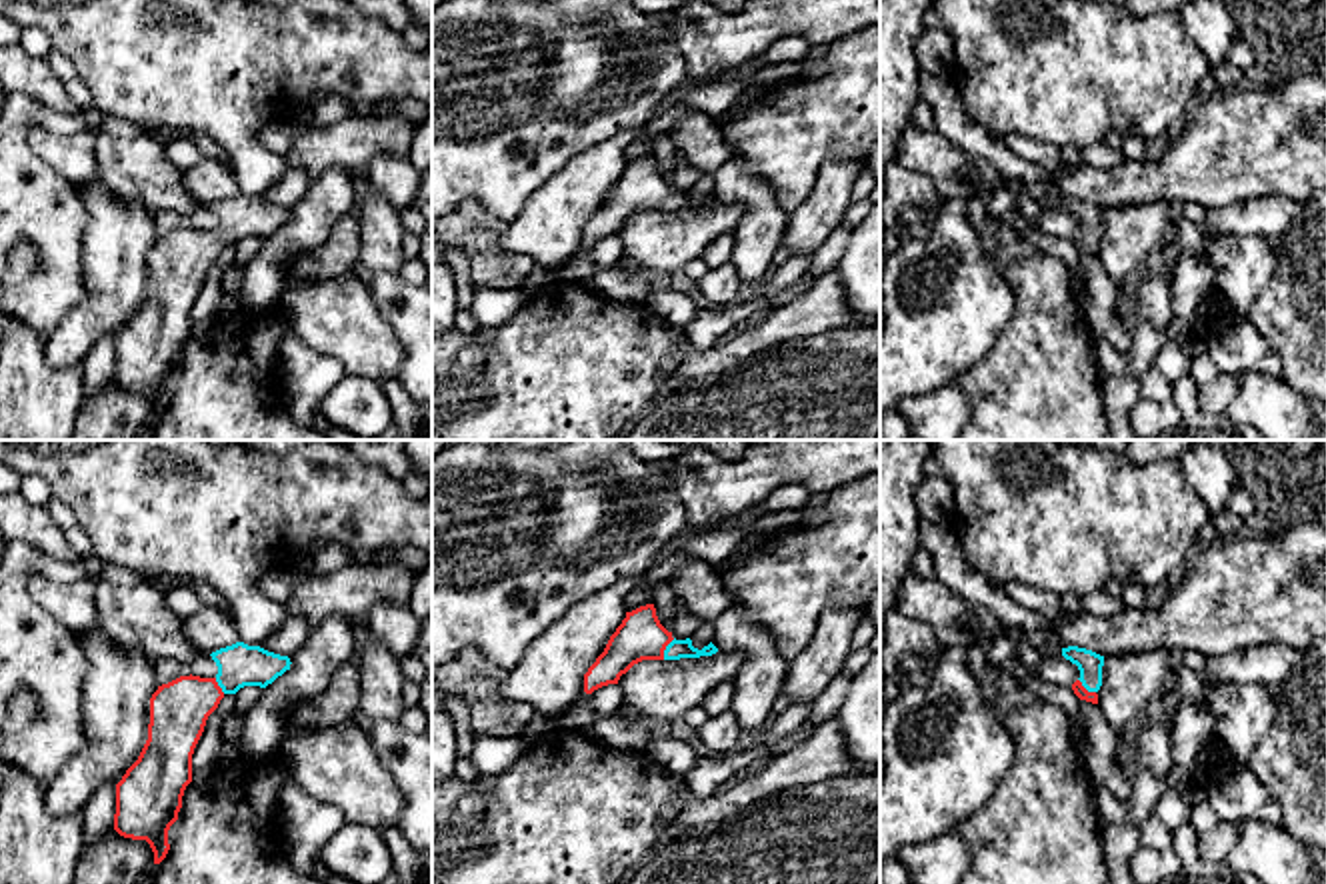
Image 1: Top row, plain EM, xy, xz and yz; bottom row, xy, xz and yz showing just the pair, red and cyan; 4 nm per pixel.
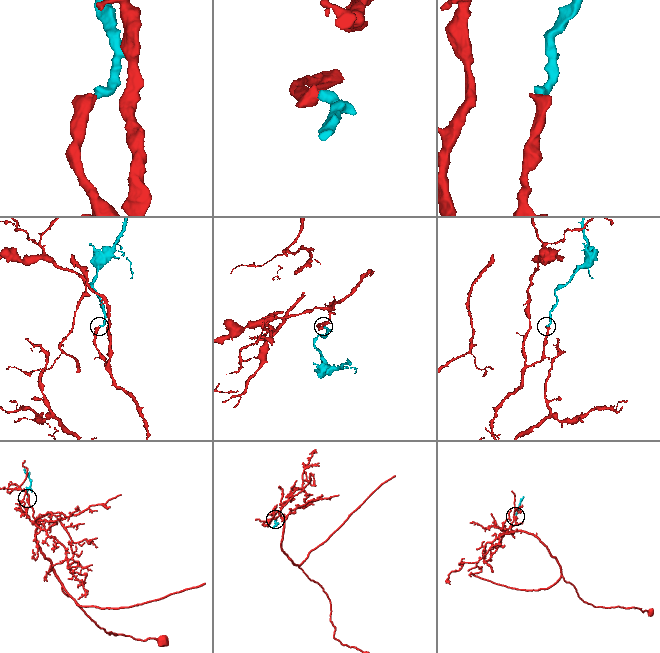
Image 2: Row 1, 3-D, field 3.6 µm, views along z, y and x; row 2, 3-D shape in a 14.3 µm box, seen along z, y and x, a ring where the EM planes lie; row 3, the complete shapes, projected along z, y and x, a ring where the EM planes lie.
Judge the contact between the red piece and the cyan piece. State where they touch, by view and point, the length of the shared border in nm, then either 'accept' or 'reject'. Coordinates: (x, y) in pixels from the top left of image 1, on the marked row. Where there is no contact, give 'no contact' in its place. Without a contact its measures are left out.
xz (664, 648) | 100 nm | accept

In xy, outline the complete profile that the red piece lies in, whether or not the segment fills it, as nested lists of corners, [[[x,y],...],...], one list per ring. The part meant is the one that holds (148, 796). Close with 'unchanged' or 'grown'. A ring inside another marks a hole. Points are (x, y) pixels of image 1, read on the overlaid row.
[[[244,642],[210,656],[218,666],[214,678],[180,676],[152,694],[148,740],[116,784],[114,830],[124,838],[146,840],[154,864],[170,850],[168,830],[192,782],[192,754],[208,716],[226,694],[244,686],[266,688],[292,664],[288,656]]]; grown

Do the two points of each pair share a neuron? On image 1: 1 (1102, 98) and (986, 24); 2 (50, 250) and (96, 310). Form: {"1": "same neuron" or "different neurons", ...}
{"1": "same neuron", "2": "different neurons"}

